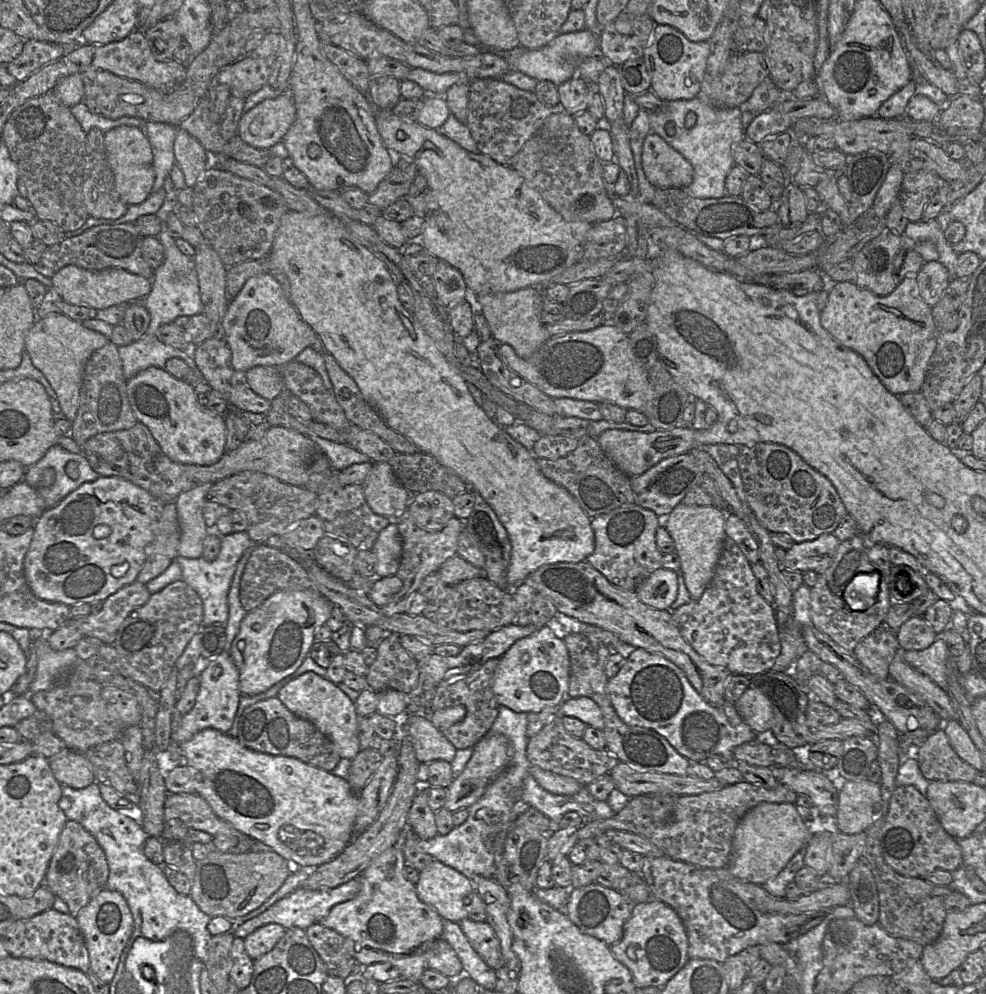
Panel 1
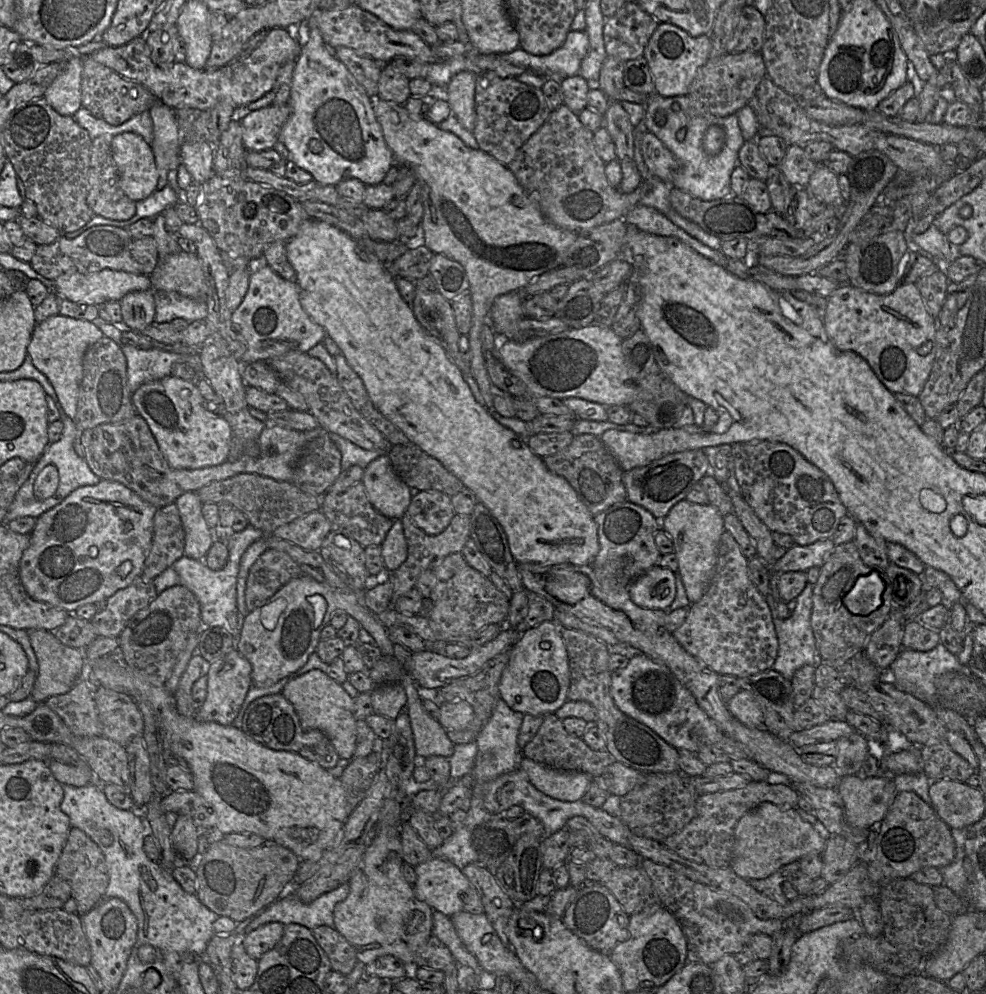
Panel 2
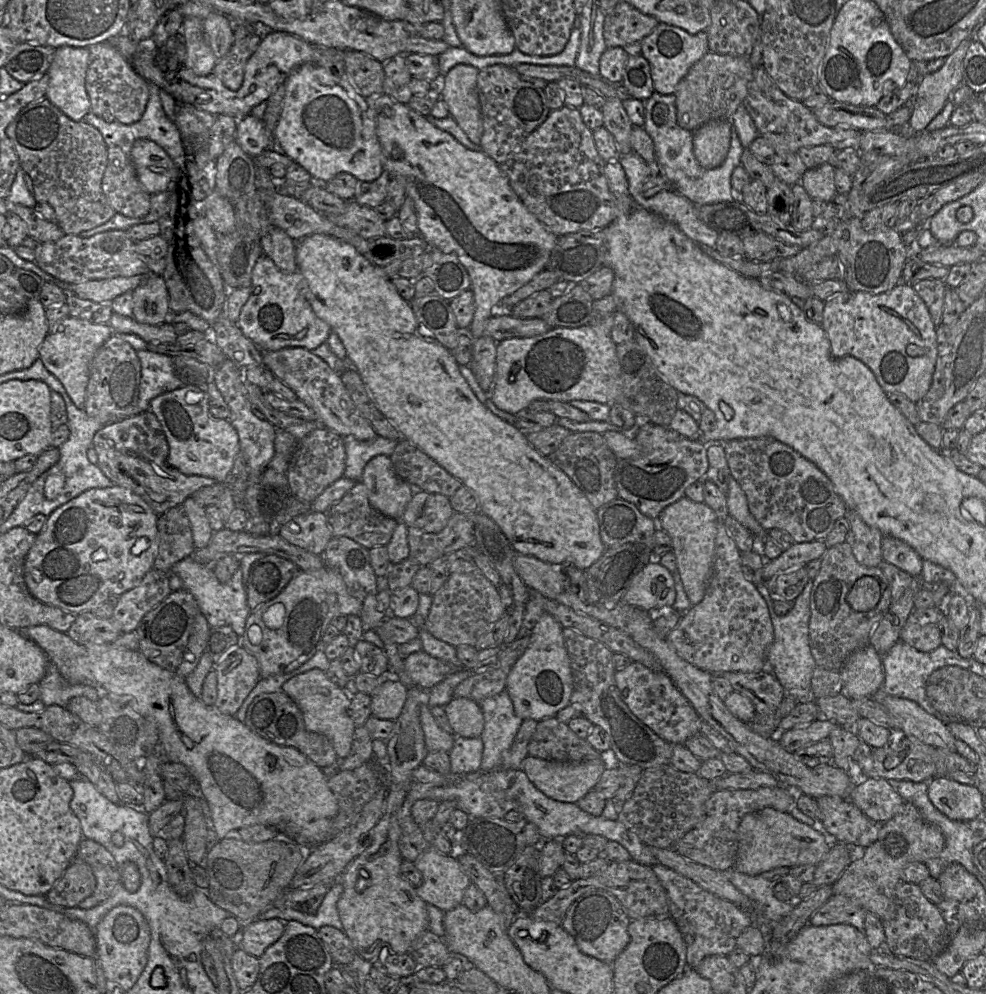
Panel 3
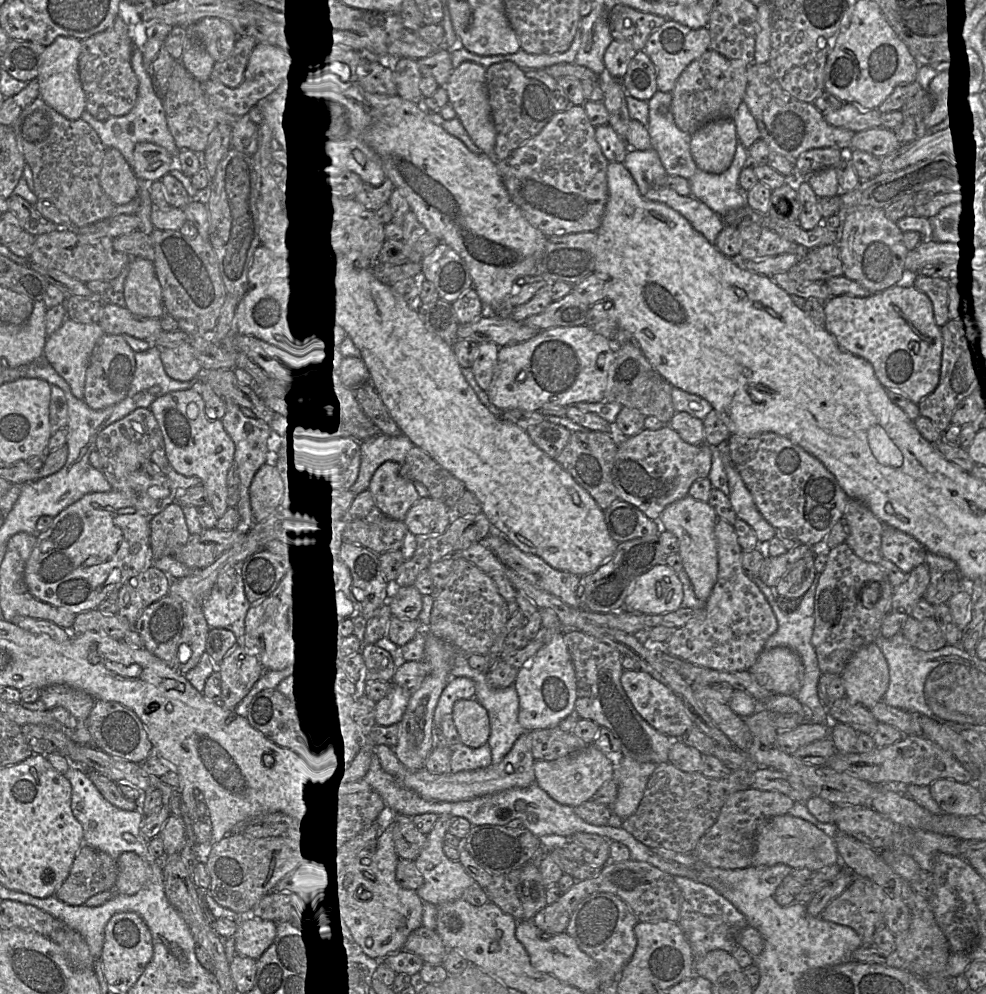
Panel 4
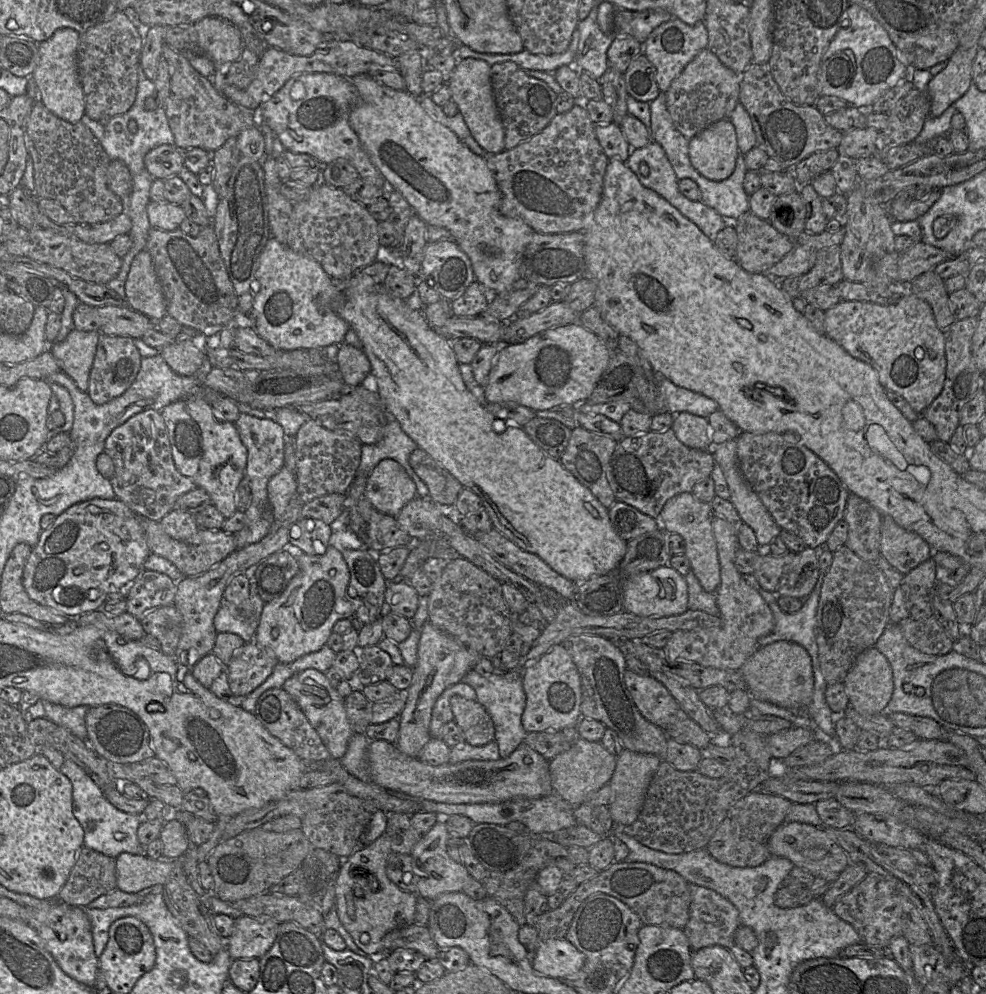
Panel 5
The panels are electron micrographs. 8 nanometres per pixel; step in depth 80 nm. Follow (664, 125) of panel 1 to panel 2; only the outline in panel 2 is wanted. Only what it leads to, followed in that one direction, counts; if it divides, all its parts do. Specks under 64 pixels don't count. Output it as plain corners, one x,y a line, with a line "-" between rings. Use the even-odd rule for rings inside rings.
653,93
649,95
646,103
646,115
644,122
647,131
652,132
674,154
680,163
680,169
677,171
671,184
673,187
679,188
704,201
715,200
732,194
730,176
734,168
738,165
738,153
745,142
736,113
724,117
718,117
710,114
700,116
689,115
687,95
662,97
658,93
-
712,125
721,126
726,134
724,146
717,155
709,155
703,148
703,137
707,129

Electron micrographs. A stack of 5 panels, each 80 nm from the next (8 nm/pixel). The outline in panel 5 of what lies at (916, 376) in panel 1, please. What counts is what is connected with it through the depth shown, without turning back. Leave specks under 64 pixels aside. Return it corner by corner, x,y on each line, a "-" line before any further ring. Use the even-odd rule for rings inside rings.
904,294
888,305
841,300
824,311
824,327
825,335
854,358
869,364
876,371
883,388
901,395
919,415
941,392
946,368
944,335
935,322
929,304
914,294

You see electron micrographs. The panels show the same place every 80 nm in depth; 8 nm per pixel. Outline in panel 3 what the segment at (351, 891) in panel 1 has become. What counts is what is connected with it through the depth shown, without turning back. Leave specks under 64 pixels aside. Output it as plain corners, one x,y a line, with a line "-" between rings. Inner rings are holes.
335,881
314,914
306,914
291,908
269,907
256,918
261,920
280,919
283,922
294,920
306,926
311,926
316,930
322,926
332,926
343,931
343,925
337,910
337,902
342,893
342,884
339,881

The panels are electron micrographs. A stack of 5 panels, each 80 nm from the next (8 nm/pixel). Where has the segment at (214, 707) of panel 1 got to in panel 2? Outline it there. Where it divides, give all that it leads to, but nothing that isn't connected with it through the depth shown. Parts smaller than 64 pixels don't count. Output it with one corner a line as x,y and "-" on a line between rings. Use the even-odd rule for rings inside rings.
236,649
211,662
207,668
207,696
194,717
200,721
211,721
228,726
236,719
247,692
252,687
252,666

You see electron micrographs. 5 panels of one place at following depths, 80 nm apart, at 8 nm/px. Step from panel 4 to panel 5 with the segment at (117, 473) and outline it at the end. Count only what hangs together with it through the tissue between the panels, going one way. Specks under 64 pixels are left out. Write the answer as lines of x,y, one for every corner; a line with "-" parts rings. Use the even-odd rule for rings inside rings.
150,409
139,412
116,427
105,441
104,452
112,458
115,466
115,473
110,482
116,498
125,503
138,517
160,521
173,510
178,497
197,487
189,478
180,474
176,469
167,427
158,410

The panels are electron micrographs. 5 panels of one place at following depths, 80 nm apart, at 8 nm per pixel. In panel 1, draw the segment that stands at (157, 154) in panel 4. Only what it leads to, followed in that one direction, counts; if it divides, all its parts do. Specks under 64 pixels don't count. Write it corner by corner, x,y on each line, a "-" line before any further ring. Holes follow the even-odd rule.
122,125
104,133
104,142
121,200
127,206
144,202
149,197
155,181
153,153
146,135
137,127

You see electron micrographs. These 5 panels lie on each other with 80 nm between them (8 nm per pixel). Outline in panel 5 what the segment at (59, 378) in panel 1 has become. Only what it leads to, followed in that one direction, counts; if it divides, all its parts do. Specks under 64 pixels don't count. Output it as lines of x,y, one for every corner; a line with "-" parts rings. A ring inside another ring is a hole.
73,329
64,340
53,342
49,350
60,370
70,376
81,391
88,390
88,380
100,331

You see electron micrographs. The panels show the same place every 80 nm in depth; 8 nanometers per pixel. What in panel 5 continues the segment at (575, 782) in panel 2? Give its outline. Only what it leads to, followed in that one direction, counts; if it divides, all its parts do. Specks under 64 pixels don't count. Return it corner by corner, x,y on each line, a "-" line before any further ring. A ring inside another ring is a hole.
578,736
568,750
549,760
554,793
571,805
583,803
589,794
610,782
616,768
617,756
607,751
600,742
590,742

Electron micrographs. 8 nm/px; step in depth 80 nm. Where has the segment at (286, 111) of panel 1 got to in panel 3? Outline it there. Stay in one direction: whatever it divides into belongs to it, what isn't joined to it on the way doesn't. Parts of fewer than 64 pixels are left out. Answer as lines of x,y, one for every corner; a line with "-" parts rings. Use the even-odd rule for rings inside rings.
249,114
238,119
235,140
245,153
257,157
271,147
274,137
263,120

